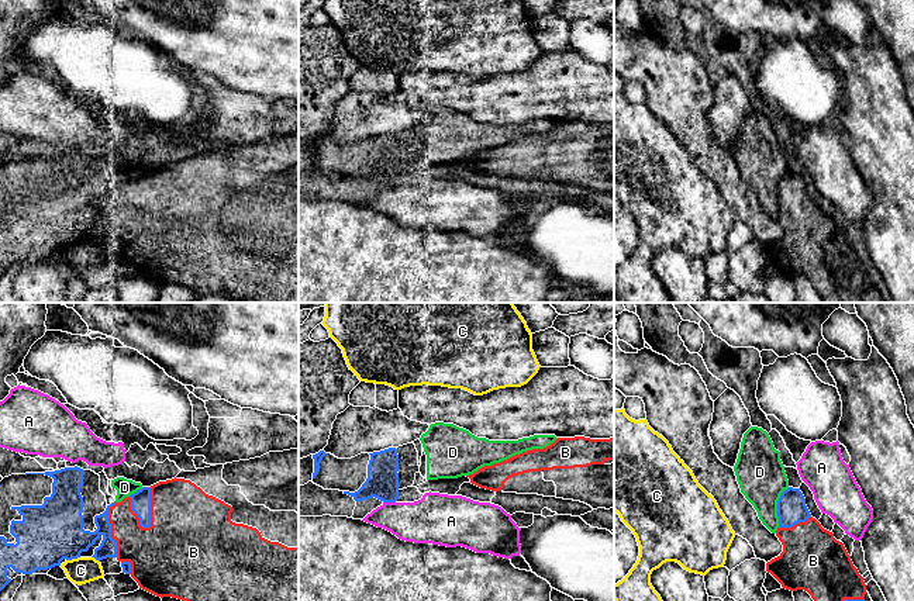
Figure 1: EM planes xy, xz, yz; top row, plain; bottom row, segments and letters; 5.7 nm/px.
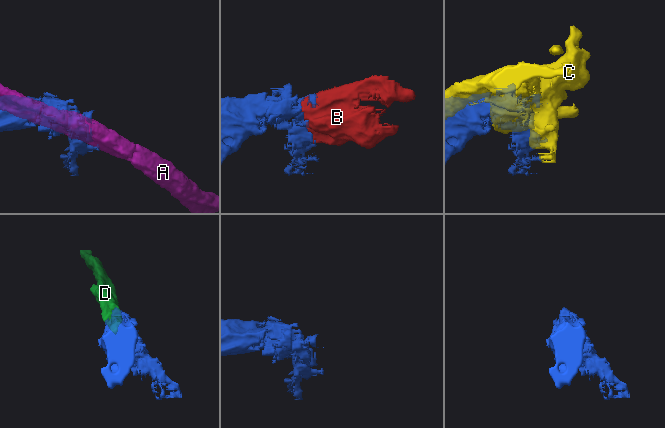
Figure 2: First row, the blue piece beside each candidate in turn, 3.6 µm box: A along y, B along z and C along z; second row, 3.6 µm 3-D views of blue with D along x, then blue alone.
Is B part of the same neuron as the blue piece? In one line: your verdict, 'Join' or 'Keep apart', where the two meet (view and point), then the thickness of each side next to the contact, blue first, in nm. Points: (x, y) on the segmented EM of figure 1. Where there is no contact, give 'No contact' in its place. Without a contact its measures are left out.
Keep apart. Touches blue at xy (149, 510). Thickness 110 nm (blue) against 440 nm

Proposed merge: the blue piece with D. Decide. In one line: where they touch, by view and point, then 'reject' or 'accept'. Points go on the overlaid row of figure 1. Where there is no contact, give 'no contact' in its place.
meets blue in yz at (778, 507); accept

